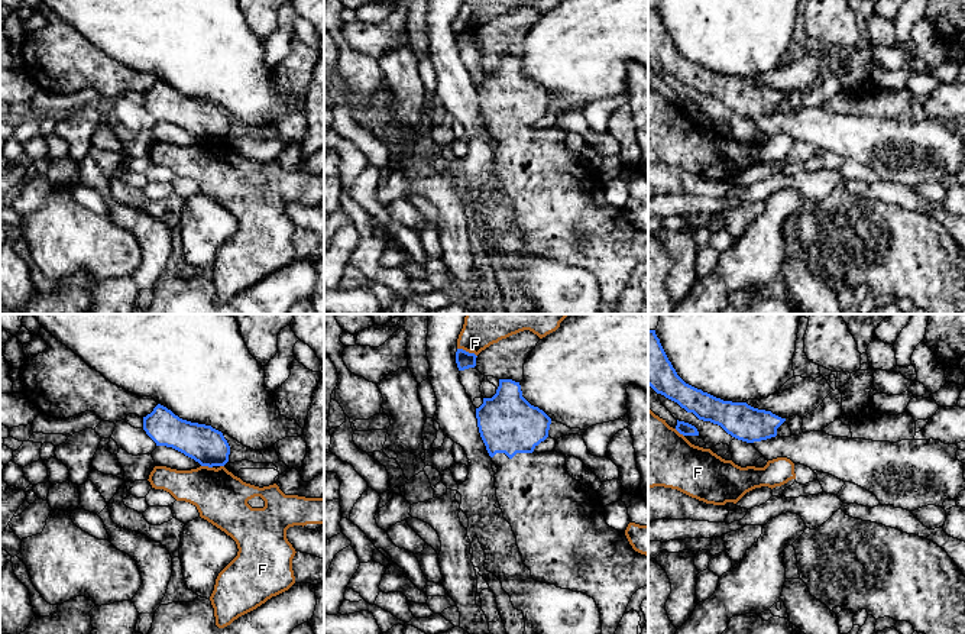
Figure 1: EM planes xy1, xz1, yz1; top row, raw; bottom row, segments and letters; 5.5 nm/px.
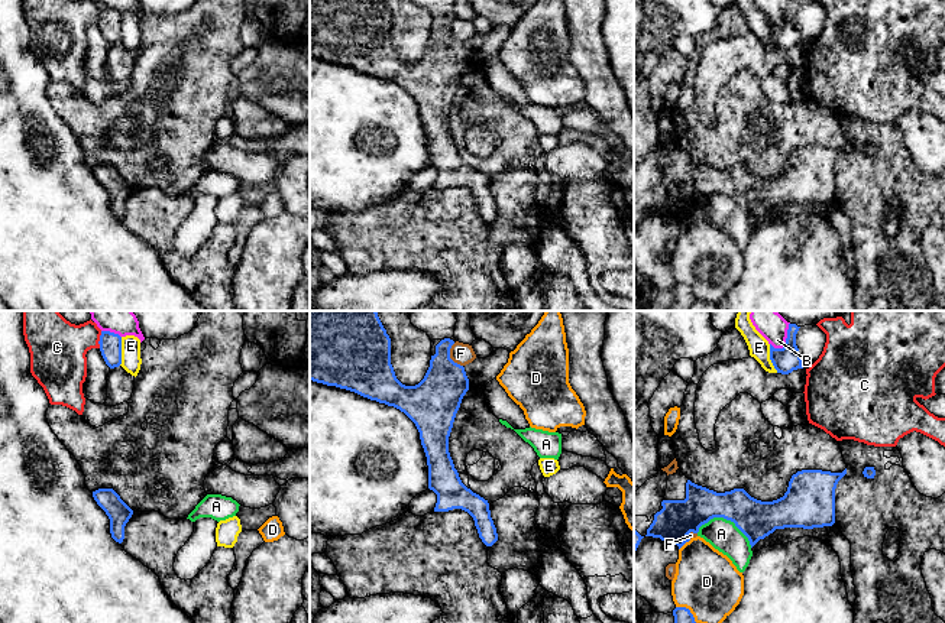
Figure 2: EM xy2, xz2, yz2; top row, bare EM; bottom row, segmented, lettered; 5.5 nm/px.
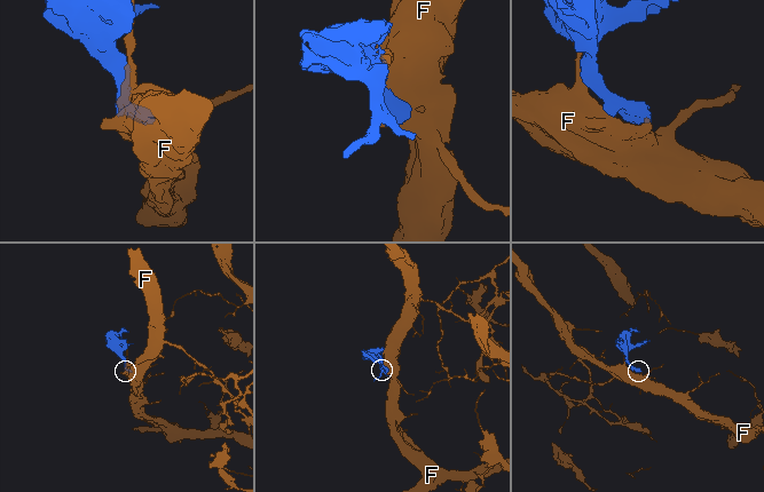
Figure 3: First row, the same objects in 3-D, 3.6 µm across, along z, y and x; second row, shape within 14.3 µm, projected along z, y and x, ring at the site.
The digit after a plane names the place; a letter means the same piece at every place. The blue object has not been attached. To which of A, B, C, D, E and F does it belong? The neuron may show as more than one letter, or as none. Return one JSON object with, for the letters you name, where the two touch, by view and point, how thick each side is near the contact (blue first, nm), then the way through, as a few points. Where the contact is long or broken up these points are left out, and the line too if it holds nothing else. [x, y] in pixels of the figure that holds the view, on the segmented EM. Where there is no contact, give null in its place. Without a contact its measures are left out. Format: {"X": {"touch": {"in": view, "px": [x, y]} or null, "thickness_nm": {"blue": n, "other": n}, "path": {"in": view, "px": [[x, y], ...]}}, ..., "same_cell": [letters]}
{"same_cell": []}

